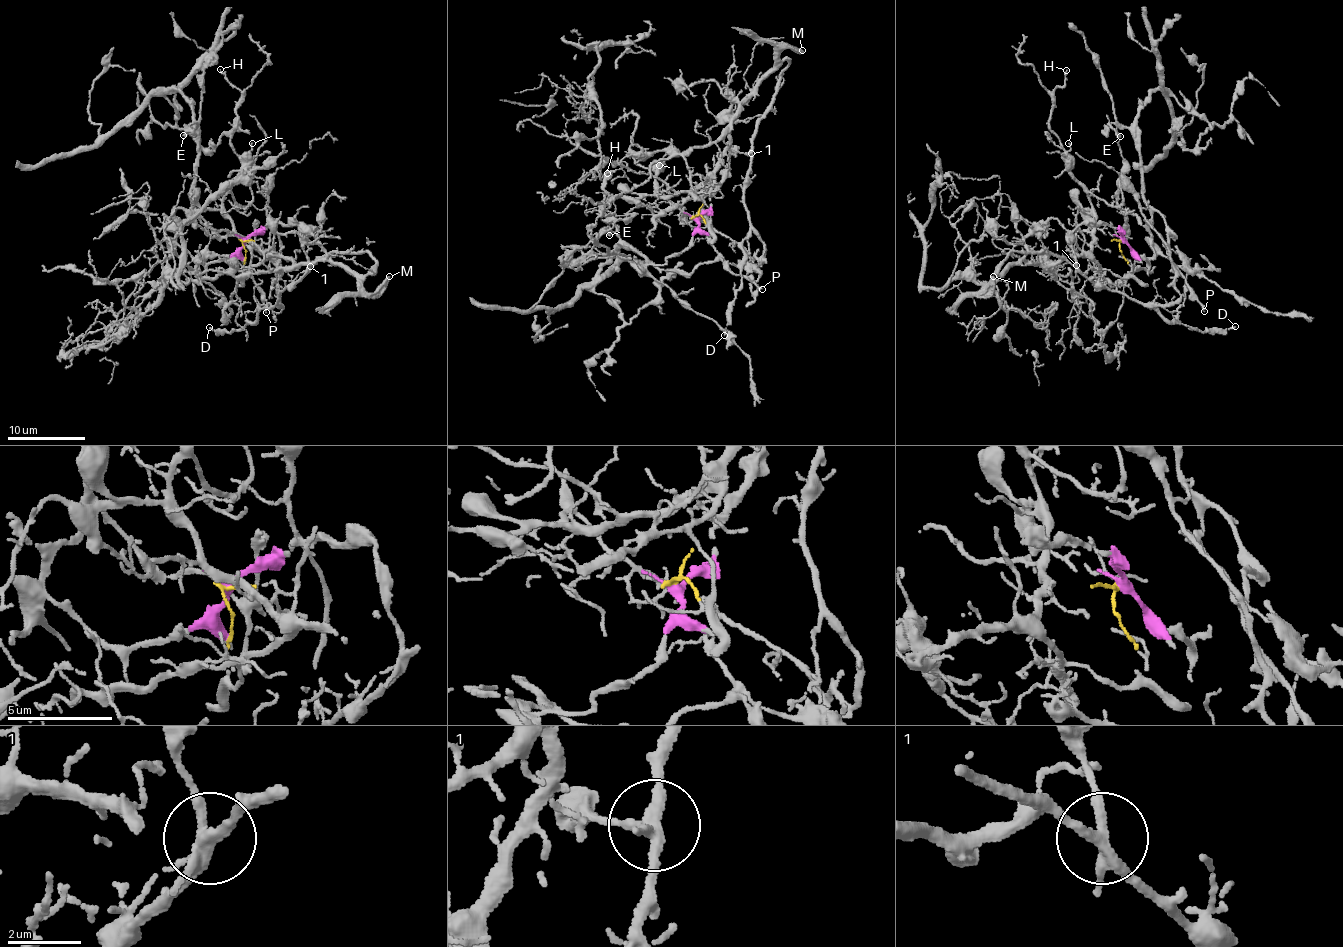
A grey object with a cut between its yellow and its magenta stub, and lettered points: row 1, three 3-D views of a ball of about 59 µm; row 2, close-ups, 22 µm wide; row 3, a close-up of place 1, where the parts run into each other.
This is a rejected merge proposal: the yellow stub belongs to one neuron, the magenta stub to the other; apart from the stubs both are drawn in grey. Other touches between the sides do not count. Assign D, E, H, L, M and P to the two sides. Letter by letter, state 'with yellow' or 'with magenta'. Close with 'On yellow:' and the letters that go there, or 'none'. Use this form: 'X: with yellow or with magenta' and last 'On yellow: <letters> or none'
D: with yellow
E: with magenta
H: with yellow
L: with yellow
M: with yellow
P: with magenta
On yellow: D, H, L, M

